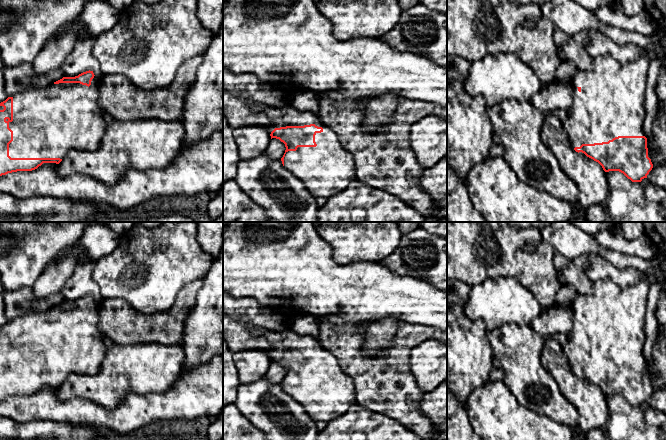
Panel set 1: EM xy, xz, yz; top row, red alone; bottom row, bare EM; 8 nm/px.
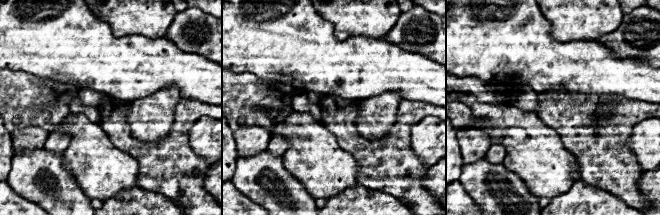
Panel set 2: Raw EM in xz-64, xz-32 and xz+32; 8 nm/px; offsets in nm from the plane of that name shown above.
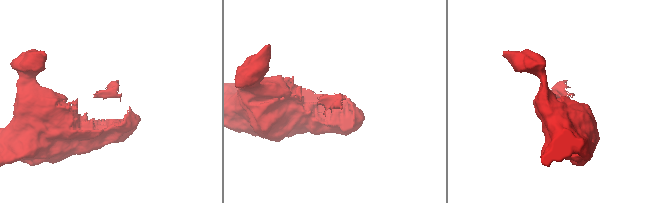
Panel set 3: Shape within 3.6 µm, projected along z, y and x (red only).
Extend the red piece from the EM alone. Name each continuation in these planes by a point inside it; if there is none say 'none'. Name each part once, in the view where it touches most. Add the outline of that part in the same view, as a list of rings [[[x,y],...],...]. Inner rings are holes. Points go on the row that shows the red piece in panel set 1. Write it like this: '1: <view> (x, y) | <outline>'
1: xz (327, 169) | [[[250,103],[253,112],[265,113],[269,124],[264,126],[269,134],[275,129],[286,126],[304,126],[315,124],[322,127],[321,133],[316,133],[316,147],[298,147],[296,151],[288,151],[284,157],[284,167],[300,178],[307,190],[316,198],[329,198],[348,188],[356,180],[356,164],[353,155],[342,147],[338,136],[329,127],[323,125],[317,115],[310,111],[300,111],[292,105],[289,107],[272,107],[265,104]]]

